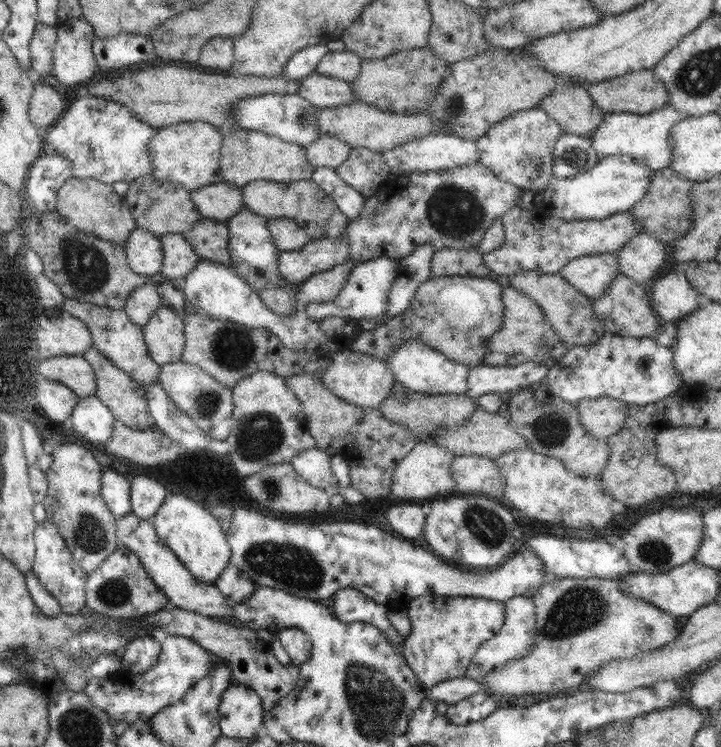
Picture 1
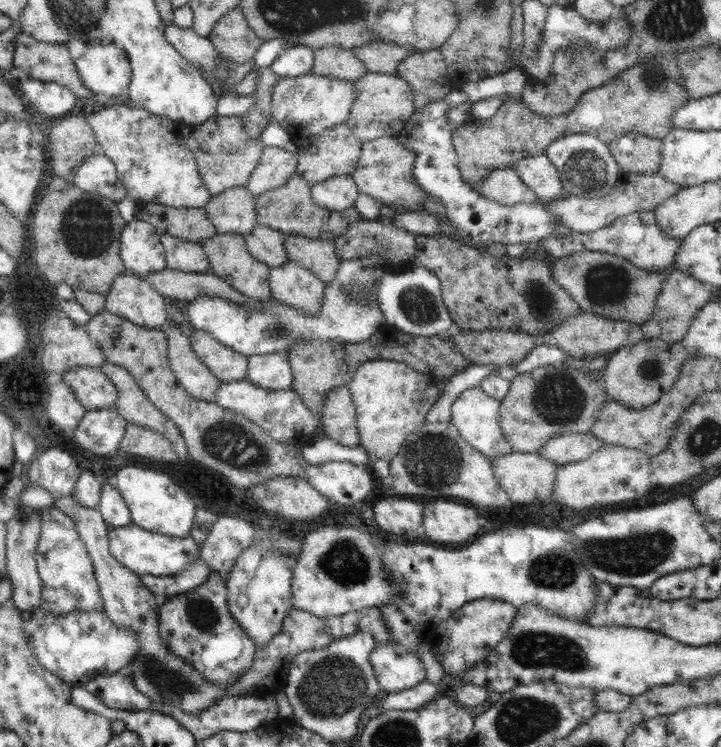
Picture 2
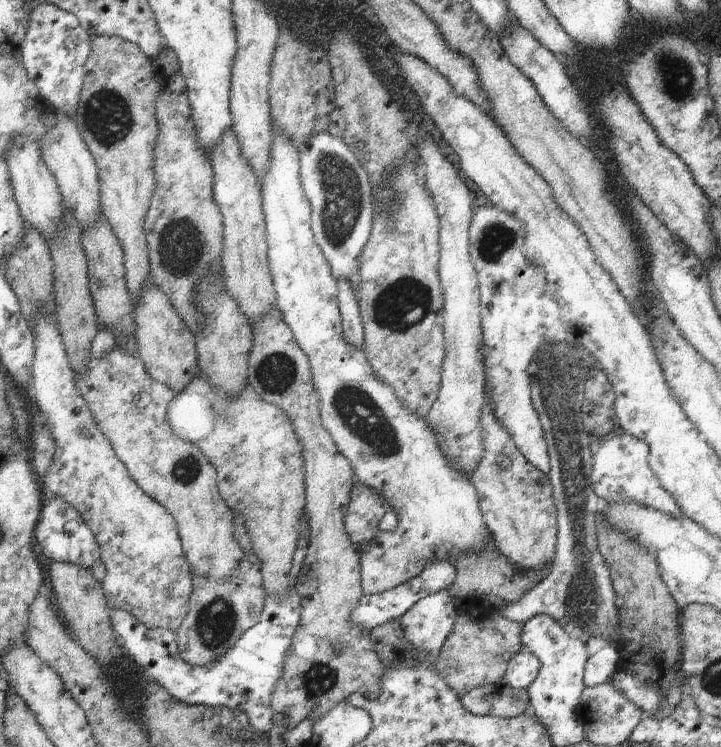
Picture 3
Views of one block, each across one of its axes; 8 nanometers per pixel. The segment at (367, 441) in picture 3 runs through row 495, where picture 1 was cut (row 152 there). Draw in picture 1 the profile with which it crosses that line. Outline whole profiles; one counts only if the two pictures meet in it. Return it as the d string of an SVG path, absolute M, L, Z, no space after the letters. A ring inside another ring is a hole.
M430 134L425 138L416 138L411 142L404 142L391 150L381 153L382 160L390 167L391 173L398 176L406 176L414 171L442 171L472 165L479 162L480 154L478 153L474 141L468 141L459 138L457 135L450 134Z

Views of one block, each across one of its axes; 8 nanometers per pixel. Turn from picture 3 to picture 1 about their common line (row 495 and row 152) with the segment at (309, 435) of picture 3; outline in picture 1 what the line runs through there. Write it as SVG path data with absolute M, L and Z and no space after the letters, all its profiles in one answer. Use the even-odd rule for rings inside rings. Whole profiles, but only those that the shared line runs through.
M323 135L305 147L305 154L308 162L315 167L335 169L348 158L351 150L341 139Z

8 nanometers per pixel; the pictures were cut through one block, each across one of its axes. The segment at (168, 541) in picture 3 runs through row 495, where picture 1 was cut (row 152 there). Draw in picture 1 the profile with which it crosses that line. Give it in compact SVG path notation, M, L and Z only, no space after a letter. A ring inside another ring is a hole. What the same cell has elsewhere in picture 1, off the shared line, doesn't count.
M86 94L68 106L58 122L44 132L44 152L60 154L72 162L76 178L94 178L109 185L116 181L129 183L152 173L147 151L155 131L116 102Z

